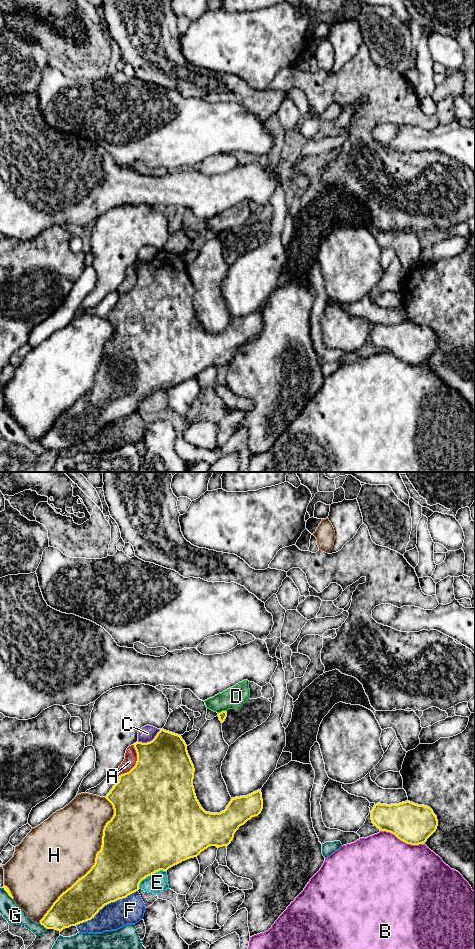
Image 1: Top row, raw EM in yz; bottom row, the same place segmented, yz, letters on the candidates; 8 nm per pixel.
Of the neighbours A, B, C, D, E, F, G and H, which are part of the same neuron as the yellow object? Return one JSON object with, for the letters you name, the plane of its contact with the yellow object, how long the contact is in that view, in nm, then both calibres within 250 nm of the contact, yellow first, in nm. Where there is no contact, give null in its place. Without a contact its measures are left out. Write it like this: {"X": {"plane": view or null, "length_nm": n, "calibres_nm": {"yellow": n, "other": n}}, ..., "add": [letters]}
{"add": []}

